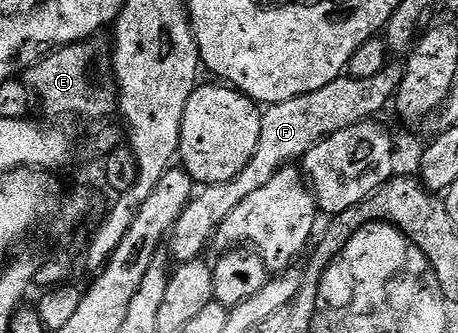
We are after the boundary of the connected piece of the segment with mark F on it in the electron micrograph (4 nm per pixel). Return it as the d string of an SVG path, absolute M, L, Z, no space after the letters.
M387 66L374 77L341 76L317 92L267 107L261 113L262 129L258 147L246 168L233 181L203 187L188 201L182 216L178 216L173 224L172 233L166 239L166 250L168 248L172 253L173 263L193 262L195 258L201 257L205 253L204 248L213 241L216 229L230 212L255 189L266 184L280 167L301 159L312 146L334 132L377 117L376 114L393 101L402 74L401 67Z

